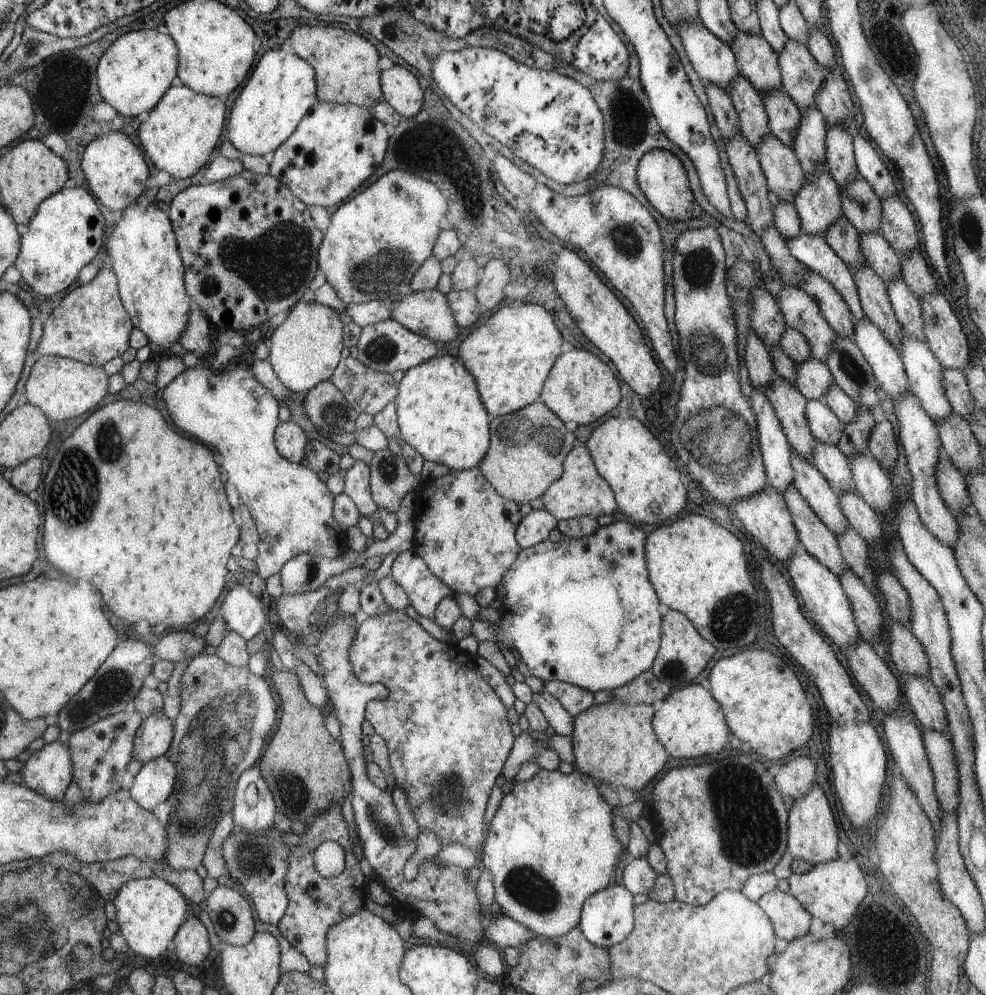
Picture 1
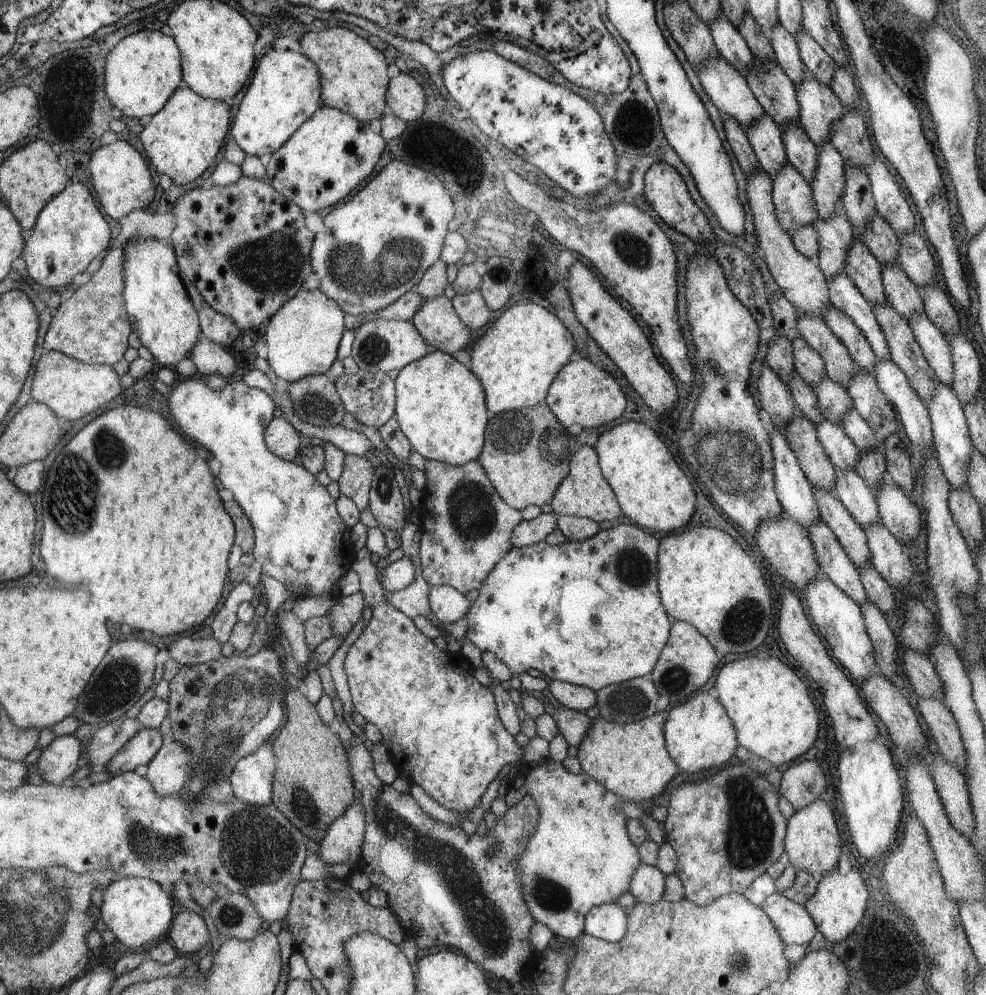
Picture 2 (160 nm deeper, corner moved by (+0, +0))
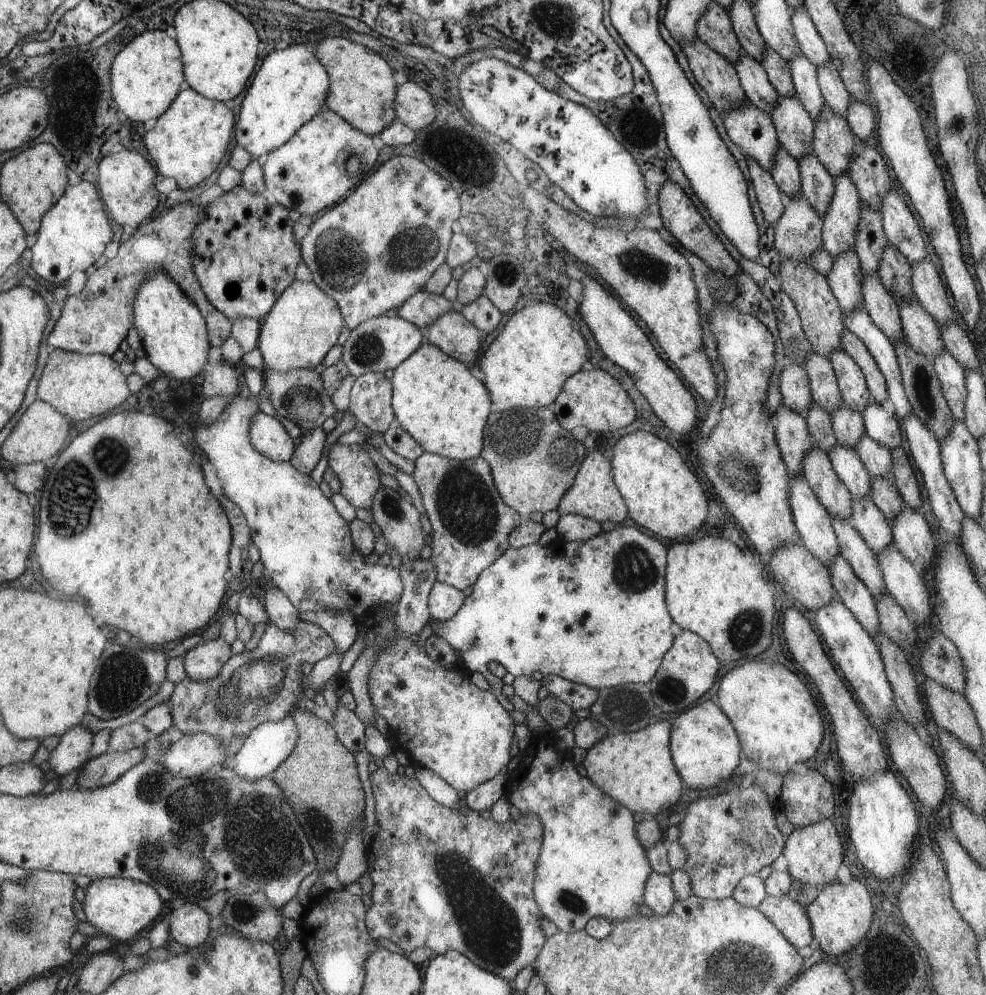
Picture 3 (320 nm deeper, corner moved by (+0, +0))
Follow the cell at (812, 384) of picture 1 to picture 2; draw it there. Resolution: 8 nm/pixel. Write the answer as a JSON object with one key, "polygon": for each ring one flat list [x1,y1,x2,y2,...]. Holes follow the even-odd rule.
{"polygon":[[828,377,812,387,818,397,823,418,842,425,843,418,853,408,853,400,848,391]]}

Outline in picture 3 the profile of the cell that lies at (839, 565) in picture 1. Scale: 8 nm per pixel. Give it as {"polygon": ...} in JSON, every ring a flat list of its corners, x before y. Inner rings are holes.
{"polygon":[[841,554,837,555,828,568,838,600,844,603,864,630,875,639,881,633,881,628,872,593,855,575,848,561]]}

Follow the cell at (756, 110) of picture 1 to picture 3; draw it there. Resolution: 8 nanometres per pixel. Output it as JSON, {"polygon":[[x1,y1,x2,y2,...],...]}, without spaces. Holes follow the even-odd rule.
{"polygon":[[779,146,775,167,770,174,786,198,796,199,799,195,802,196,799,162,784,147]]}

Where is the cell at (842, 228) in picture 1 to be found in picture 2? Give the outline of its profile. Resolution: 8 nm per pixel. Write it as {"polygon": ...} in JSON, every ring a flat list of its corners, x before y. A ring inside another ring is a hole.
{"polygon":[[854,238,844,267,848,278,856,285,861,295,873,305,888,304,883,286,881,264,868,247]]}

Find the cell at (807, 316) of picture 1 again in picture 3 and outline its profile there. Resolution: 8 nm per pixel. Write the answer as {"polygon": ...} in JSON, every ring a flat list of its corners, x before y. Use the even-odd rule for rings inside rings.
{"polygon":[[842,348,834,351,828,360,837,378,842,402,861,413,871,401,864,373]]}

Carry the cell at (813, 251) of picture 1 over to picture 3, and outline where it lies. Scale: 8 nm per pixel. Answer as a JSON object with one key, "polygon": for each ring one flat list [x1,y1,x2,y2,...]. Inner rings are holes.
{"polygon":[[864,308,856,309,852,314,844,315,845,328,853,332,868,349,884,375,887,398,895,406,896,418,905,421,913,414,912,407,901,381,901,370,895,353,895,344,872,322]]}

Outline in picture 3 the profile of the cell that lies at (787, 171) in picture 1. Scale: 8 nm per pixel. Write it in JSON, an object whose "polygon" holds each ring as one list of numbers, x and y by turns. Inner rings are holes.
{"polygon":[[803,196,786,198,785,211,773,229,776,250,784,259,806,262,822,249,823,220]]}

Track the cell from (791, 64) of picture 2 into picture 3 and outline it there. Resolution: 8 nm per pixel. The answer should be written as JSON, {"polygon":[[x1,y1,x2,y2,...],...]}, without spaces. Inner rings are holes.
{"polygon":[[801,52,789,63,795,96,805,111,816,121,823,111,825,100,817,79,817,66,814,66]]}

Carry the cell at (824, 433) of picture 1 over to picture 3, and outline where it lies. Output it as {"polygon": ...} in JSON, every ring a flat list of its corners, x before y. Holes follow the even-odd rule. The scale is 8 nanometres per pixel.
{"polygon":[[838,444,828,453,834,472,854,501,871,496,871,476,854,449]]}

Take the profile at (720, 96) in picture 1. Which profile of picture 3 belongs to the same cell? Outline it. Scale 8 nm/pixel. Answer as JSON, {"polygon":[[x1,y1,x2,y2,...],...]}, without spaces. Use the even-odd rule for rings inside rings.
{"polygon":[[748,159,750,180,754,184,757,200,768,224,774,226,785,211,786,196,778,188,772,175,755,160]]}

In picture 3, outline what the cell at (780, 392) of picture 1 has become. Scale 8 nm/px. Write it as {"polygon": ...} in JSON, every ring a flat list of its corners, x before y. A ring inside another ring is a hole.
{"polygon":[[816,446,804,456,802,476,814,491,820,504,831,514,849,520,853,511,853,498,834,472,828,453]]}

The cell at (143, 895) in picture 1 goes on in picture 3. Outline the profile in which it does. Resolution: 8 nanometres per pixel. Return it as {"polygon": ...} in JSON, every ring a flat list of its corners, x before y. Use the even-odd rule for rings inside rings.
{"polygon":[[120,877,94,879,85,889,82,906,85,920,95,926,97,934,116,944,132,943,132,938,140,936,140,931,150,928,164,910,162,897,152,885]]}

